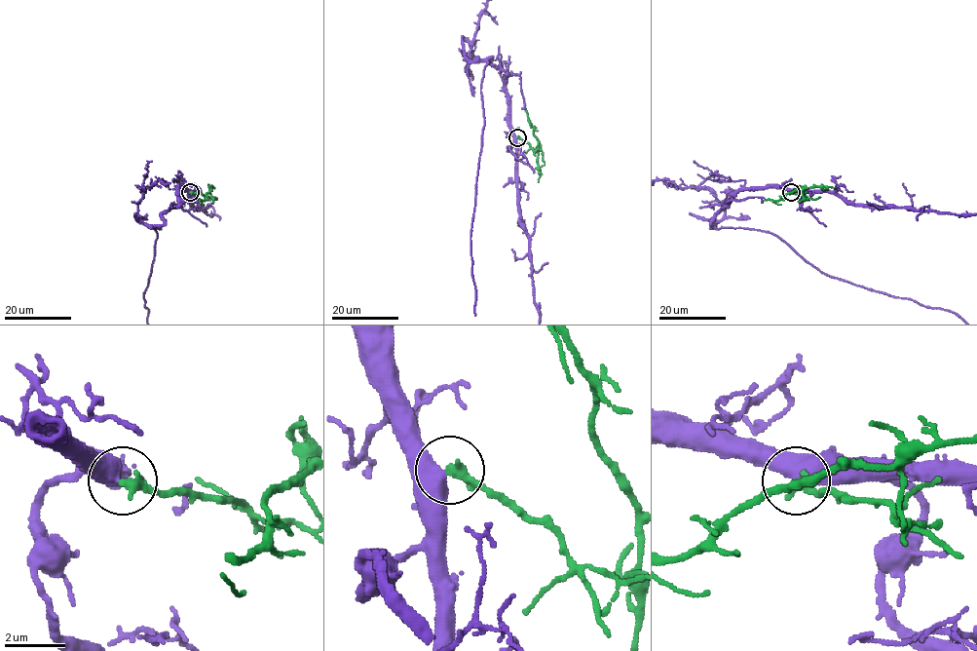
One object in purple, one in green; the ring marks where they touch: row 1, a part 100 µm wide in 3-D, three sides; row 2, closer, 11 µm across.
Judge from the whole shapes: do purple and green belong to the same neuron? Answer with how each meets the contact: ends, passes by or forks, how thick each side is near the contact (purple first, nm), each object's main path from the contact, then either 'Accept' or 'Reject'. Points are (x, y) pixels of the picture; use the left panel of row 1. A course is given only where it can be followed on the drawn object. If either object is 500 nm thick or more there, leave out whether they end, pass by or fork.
Thickness 600 nm (purple) against 360 nm. Course of purple: (189, 192), (181, 187), (177, 205), (162, 215), (160, 229), (153, 228), (153, 261), (143, 297). Course of green: (190, 192), (206, 197), (211, 196), (211, 190), (204, 200), (199, 200). Accept

